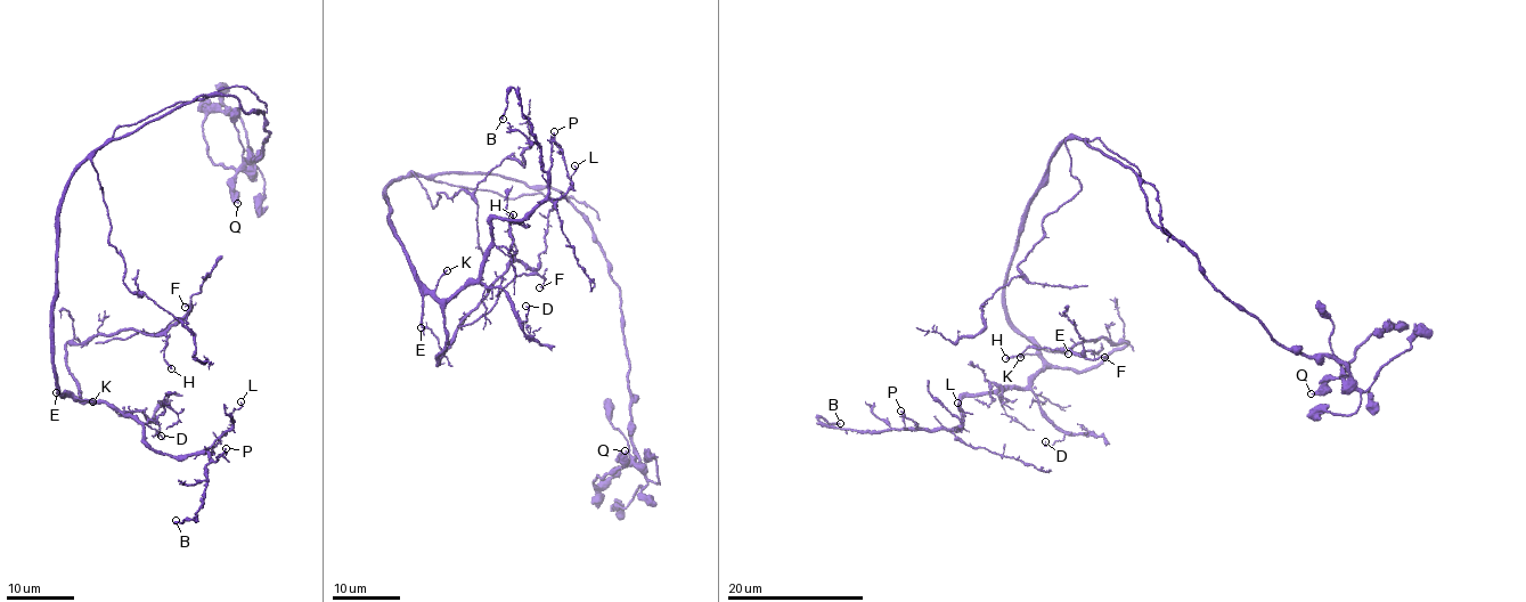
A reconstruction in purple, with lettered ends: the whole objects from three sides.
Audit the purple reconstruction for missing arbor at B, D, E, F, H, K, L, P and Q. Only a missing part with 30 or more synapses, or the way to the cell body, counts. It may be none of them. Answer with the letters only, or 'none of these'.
E

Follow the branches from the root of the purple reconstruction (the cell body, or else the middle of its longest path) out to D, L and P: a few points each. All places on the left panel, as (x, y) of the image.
D: (70, 182), (57, 219), (51, 302), (56, 391), (140, 411), (161, 436)
L: (70, 182), (51, 302), (56, 391), (115, 407), (141, 425), (151, 448), (173, 457), (210, 449), (241, 401)
P: (70, 182), (56, 391), (115, 407), (173, 457), (210, 463), (226, 448)

